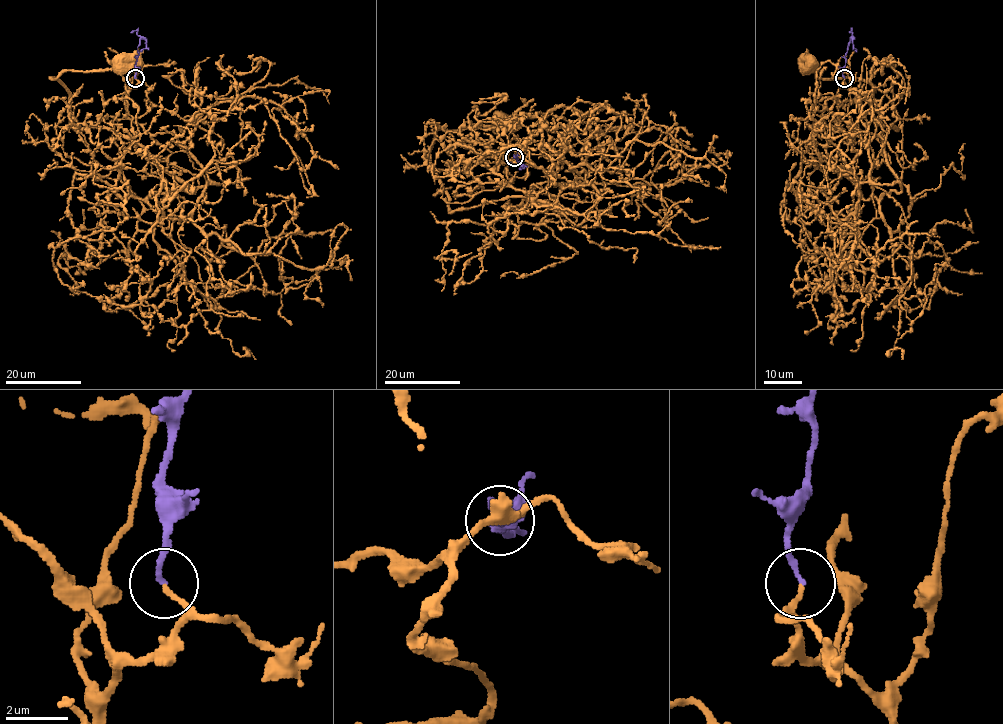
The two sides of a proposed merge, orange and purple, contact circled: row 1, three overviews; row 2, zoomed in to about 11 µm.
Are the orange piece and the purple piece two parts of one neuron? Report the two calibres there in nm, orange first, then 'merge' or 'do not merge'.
150/160 nm | merge

